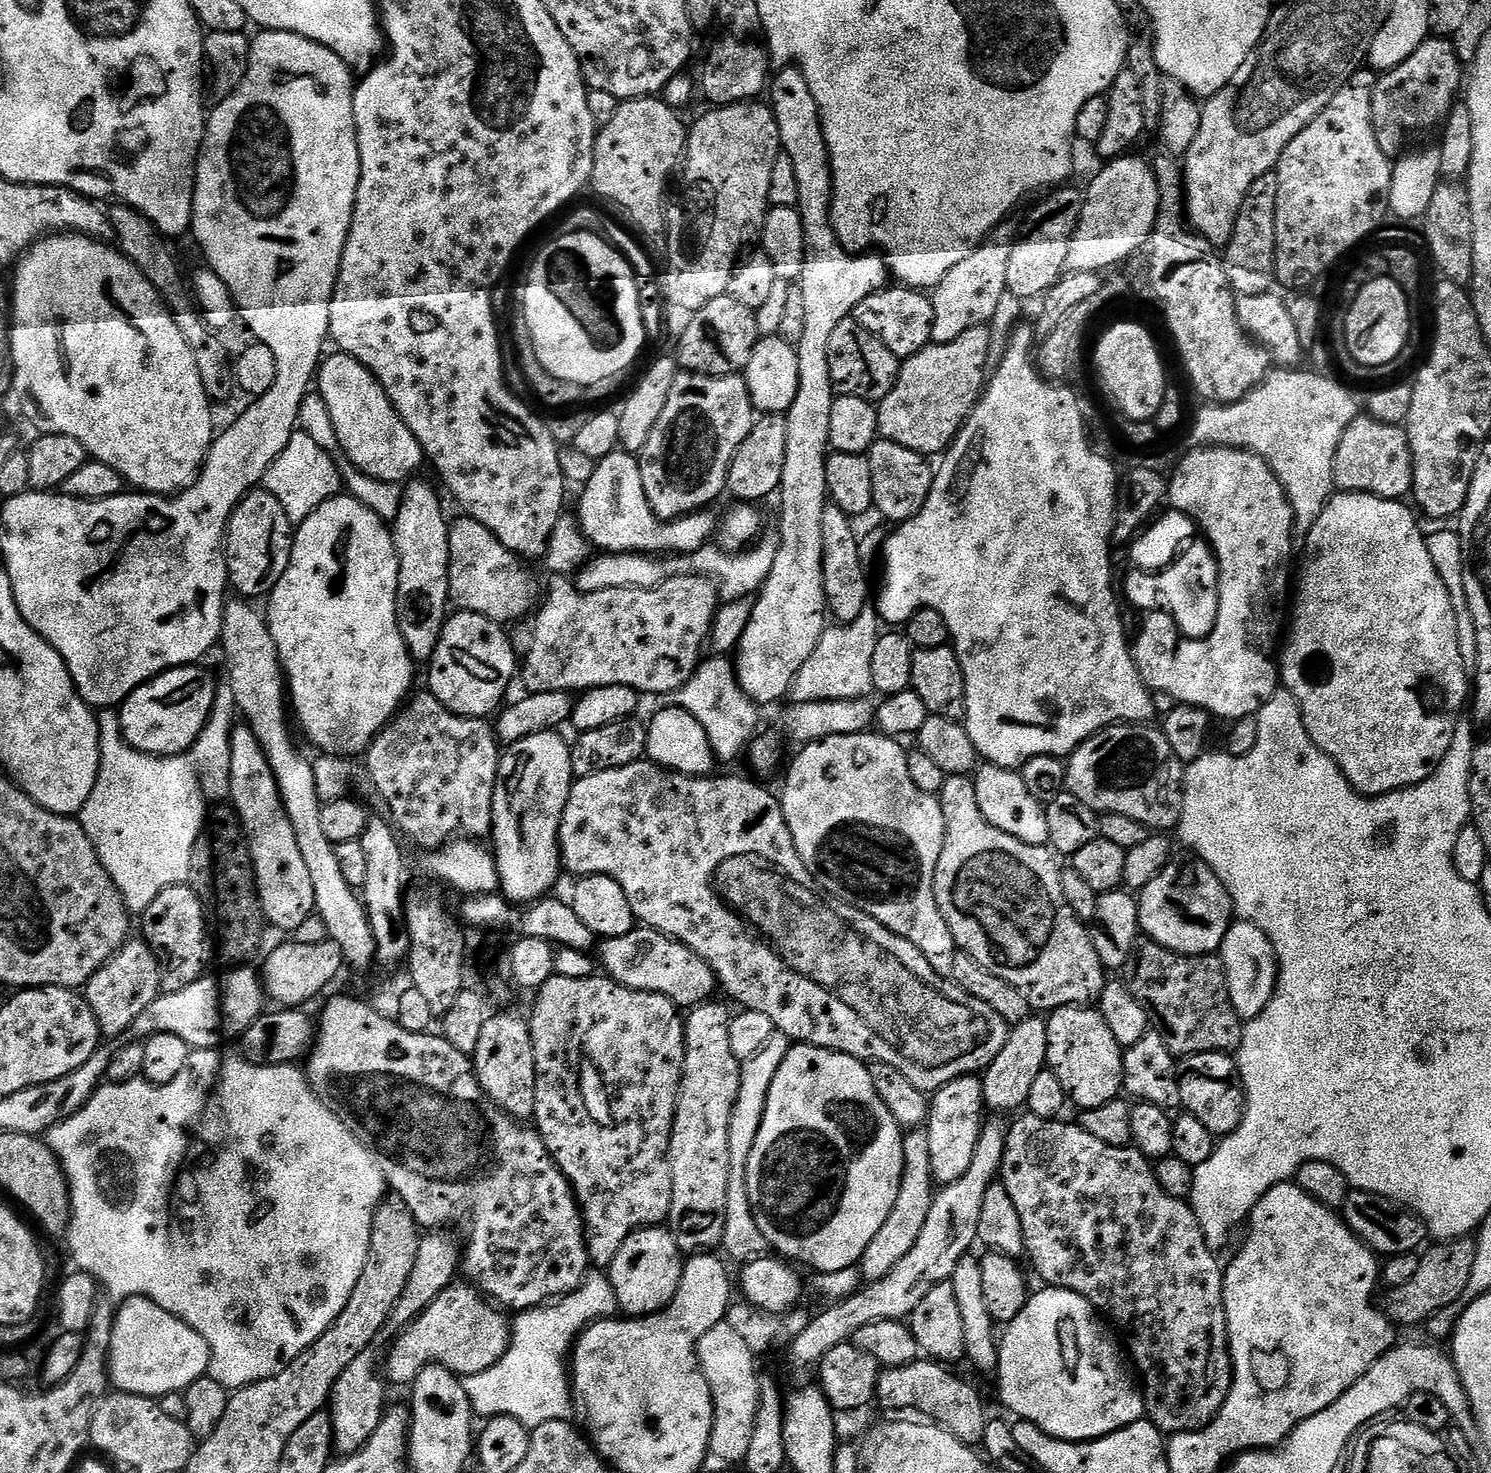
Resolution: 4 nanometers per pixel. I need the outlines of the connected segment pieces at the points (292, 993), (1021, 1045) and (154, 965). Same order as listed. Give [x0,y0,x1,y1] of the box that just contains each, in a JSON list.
[[262,939,345,1009],[982,1018,1048,1112],[82,938,162,1037]]

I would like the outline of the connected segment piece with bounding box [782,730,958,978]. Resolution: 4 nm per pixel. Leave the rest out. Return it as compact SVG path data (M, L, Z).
M875 731L859 732L858 734L838 734L825 740L819 740L817 744L806 744L799 749L796 761L789 763L788 777L784 780L784 796L782 792L782 803L784 806L784 817L788 823L790 834L794 838L796 852L802 858L806 870L819 891L827 894L831 899L839 900L841 904L848 904L851 908L857 908L874 918L882 926L886 926L895 936L906 938L921 952L930 962L930 966L937 974L945 978L951 977L954 970L954 958L958 951L954 942L954 934L950 934L950 926L946 926L946 918L936 905L934 894L934 874L938 866L938 858L942 854L944 835L946 834L946 822L942 818L942 806L936 796L926 794L914 786L910 779L910 766L908 765L908 752L903 748L903 743L897 742L893 737L877 734Z

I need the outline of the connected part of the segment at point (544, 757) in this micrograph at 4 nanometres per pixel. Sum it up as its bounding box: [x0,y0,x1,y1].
[490,731,574,906]

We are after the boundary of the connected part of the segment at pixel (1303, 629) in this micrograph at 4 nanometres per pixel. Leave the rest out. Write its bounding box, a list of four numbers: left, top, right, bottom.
[1278,492,1470,796]

